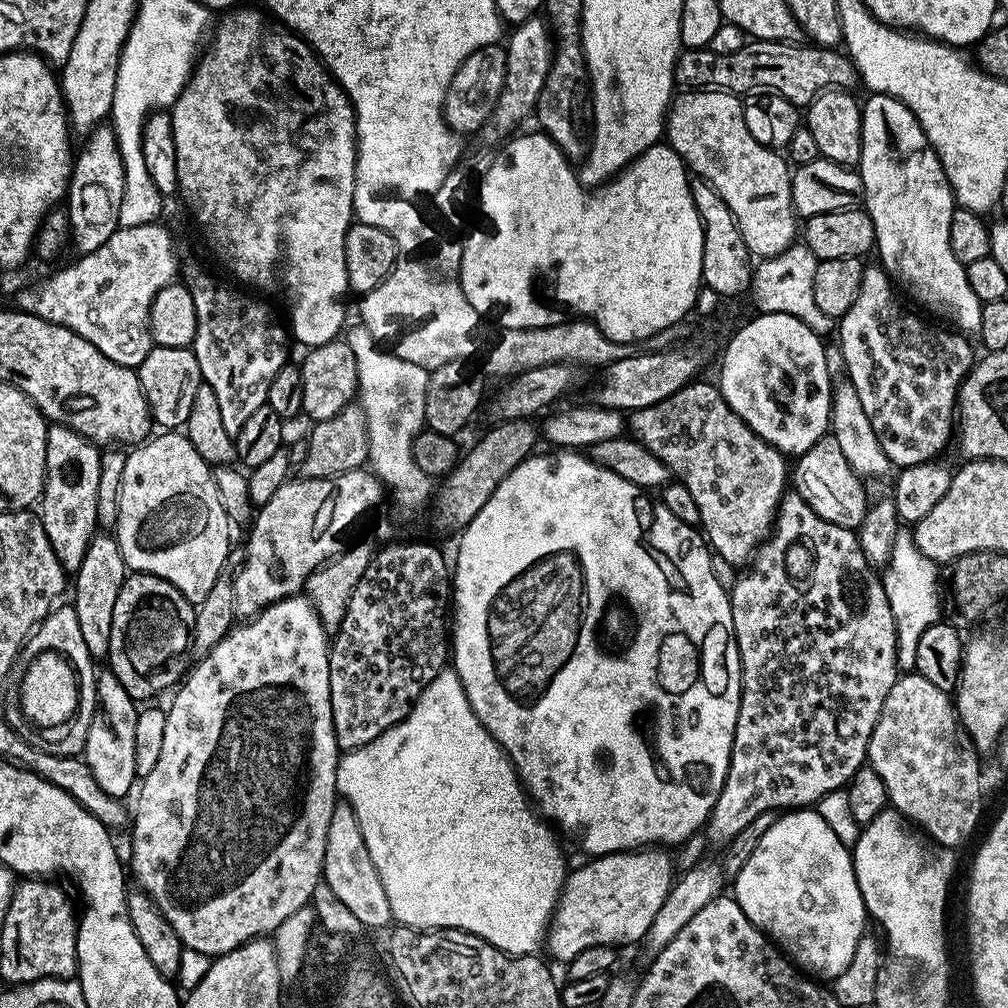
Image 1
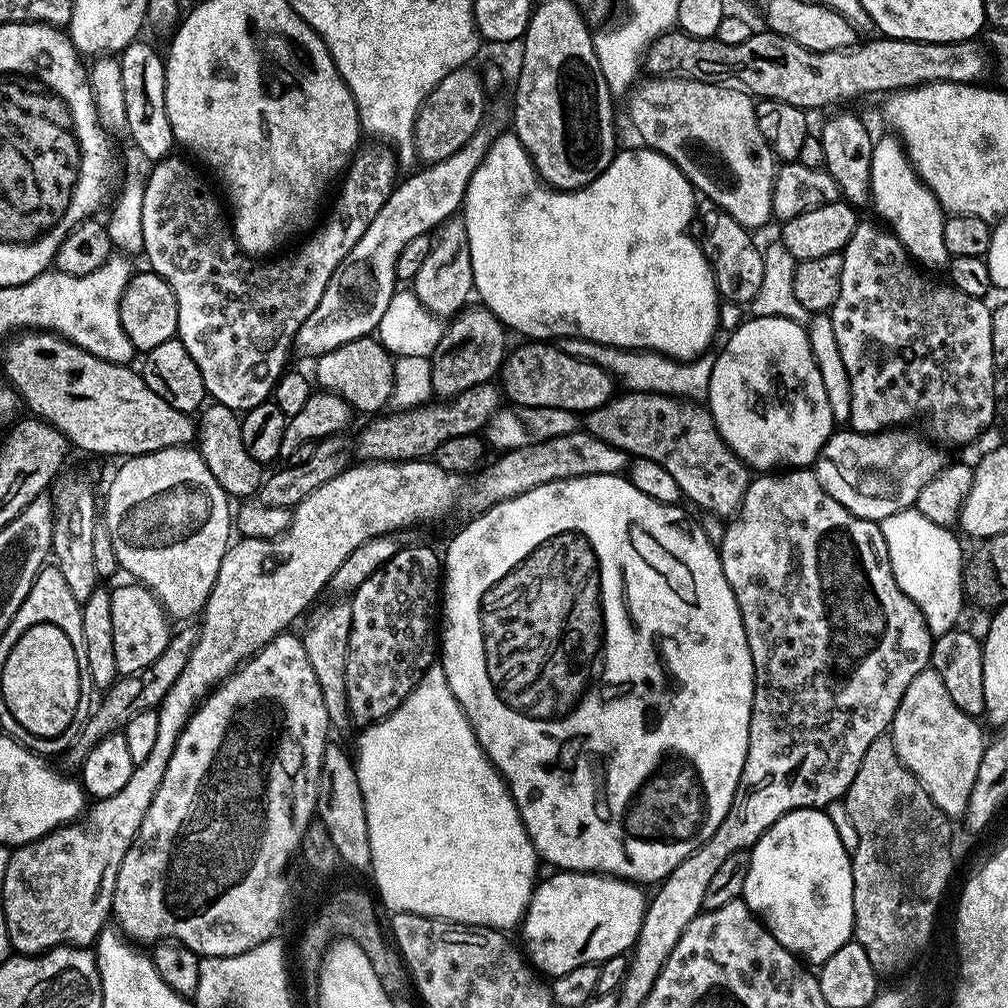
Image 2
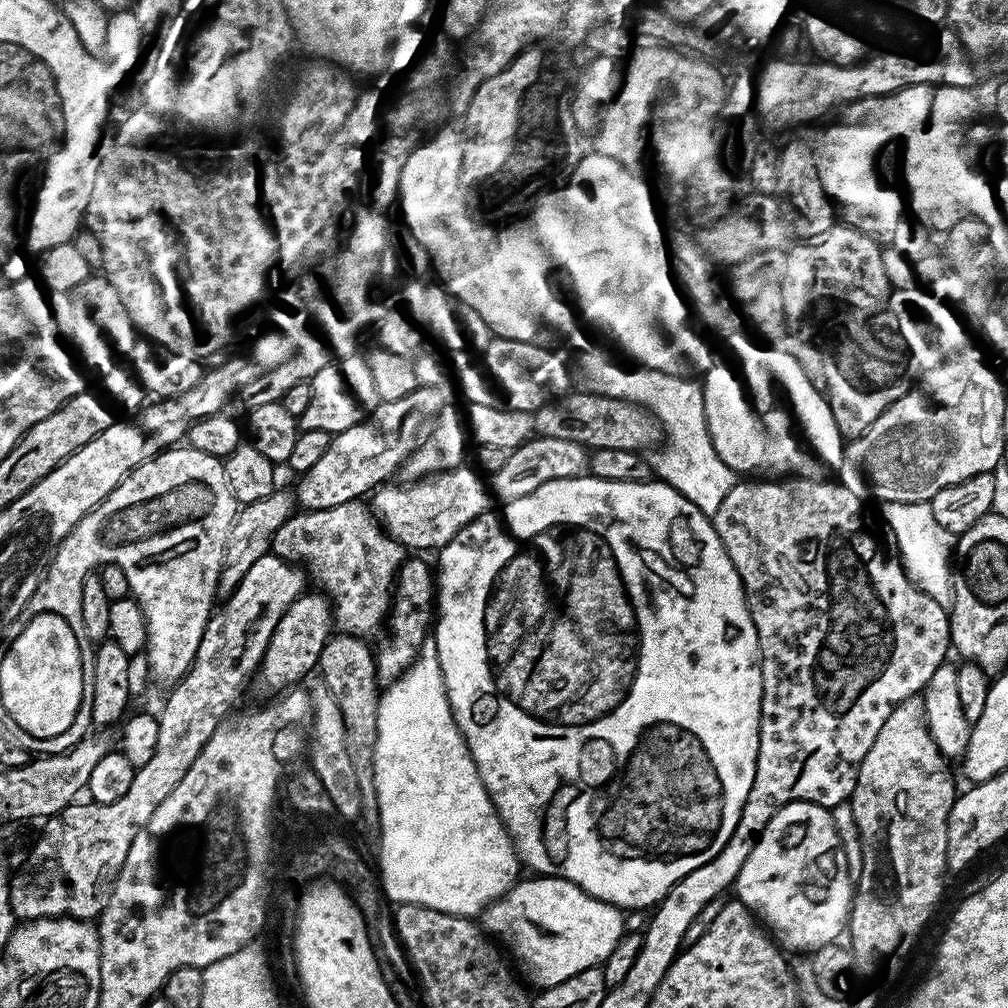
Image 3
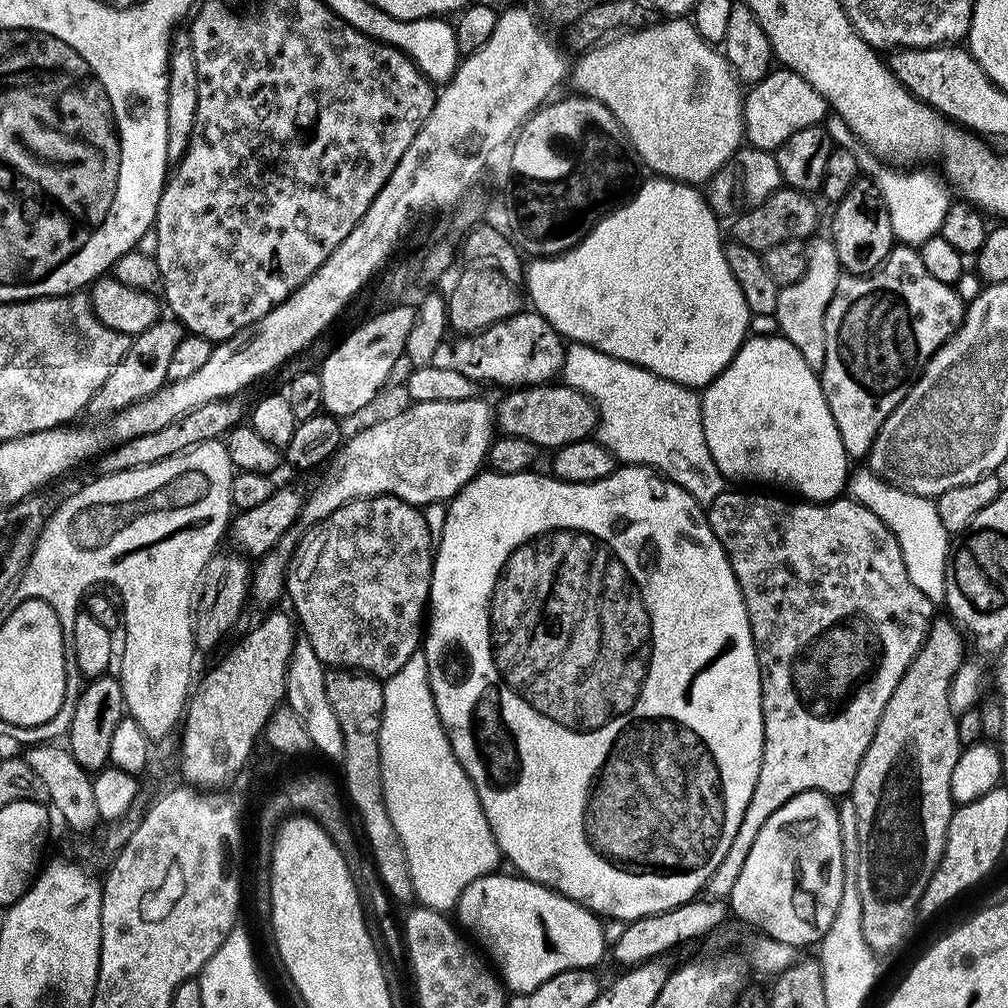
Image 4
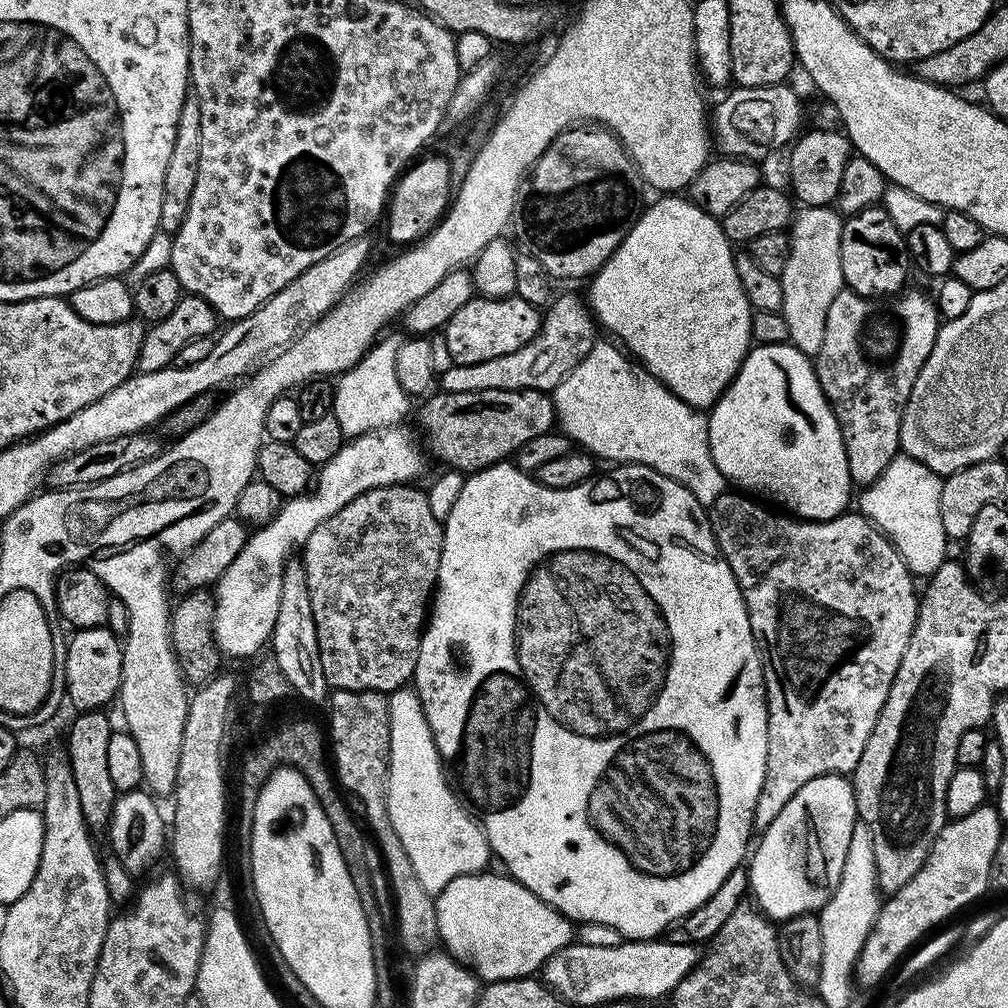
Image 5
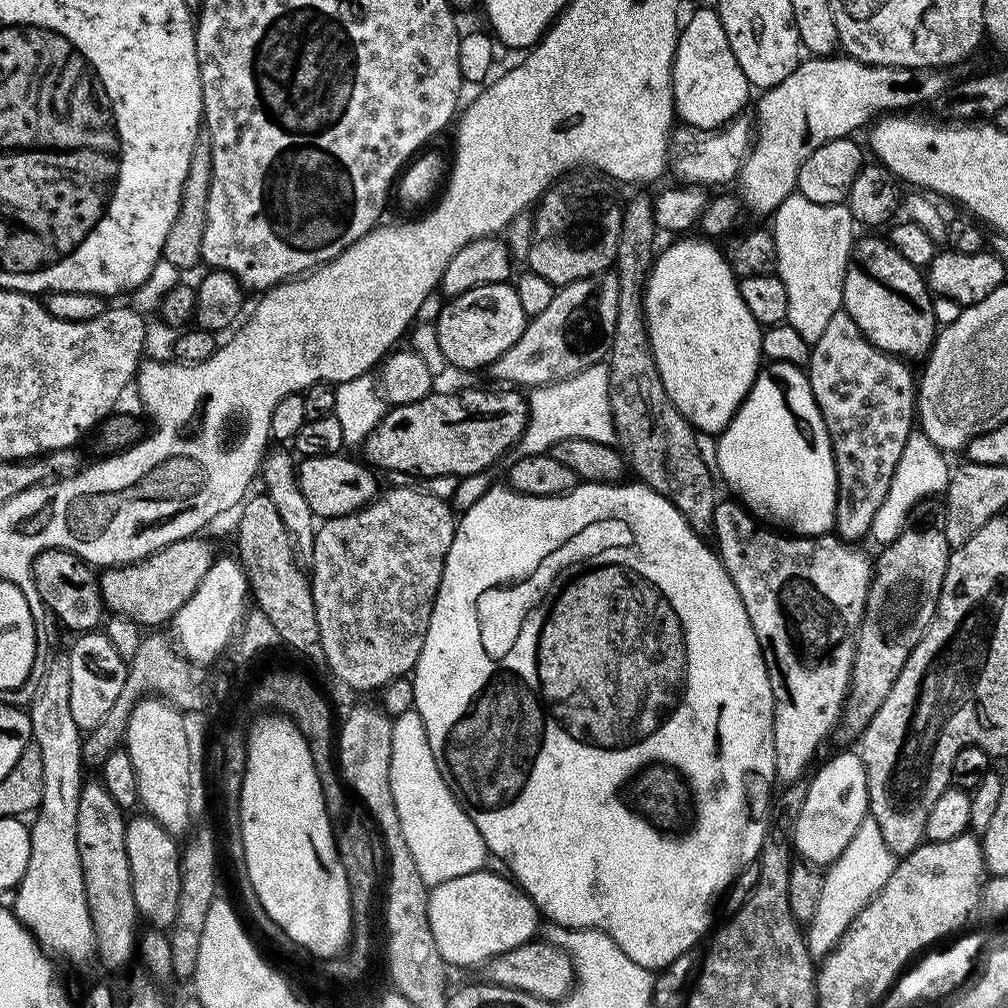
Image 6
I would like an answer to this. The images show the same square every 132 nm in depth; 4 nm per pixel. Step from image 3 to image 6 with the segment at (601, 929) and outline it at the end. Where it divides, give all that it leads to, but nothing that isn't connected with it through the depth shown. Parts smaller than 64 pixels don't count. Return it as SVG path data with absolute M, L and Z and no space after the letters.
M481 870L462 874L462 878L450 878L450 882L435 885L428 894L428 921L434 934L434 942L442 954L445 965L457 964L460 968L483 966L495 956L506 954L518 946L528 943L537 935L536 903L530 899L507 875Z

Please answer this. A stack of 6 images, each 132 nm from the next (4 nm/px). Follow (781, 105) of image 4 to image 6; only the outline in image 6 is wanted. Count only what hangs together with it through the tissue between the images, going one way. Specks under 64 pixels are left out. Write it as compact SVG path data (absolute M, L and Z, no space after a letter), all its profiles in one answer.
M747 115L735 116L721 128L705 130L680 126L673 131L668 145L668 167L671 175L676 175L677 181L688 186L699 186L705 190L716 190L739 177L742 166L752 150L754 139L754 124Z

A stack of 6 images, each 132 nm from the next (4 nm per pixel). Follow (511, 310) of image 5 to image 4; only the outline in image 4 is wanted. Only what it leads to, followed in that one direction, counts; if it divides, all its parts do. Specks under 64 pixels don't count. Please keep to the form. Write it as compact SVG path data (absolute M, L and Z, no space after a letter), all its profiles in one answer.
M535 310L518 311L502 322L494 322L494 326L486 330L461 335L457 340L460 341L452 344L452 368L480 386L501 384L504 390L519 390L525 386L546 384L555 381L564 367L565 341L554 330L554 326L550 326L550 322L546 322L546 318L542 318Z

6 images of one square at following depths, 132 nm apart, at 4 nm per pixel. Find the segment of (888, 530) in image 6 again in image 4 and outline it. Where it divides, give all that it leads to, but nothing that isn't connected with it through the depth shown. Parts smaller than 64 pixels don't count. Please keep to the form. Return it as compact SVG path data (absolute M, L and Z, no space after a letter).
M867 467L851 473L846 485L846 492L851 499L858 501L870 514L878 514L882 522L898 538L898 546L902 550L902 558L906 562L906 574L910 574L910 582L926 594L933 602L943 601L944 571L948 565L950 551L950 534L942 526L942 518L938 518L935 499L914 494L907 487L899 488L896 482L883 480Z

